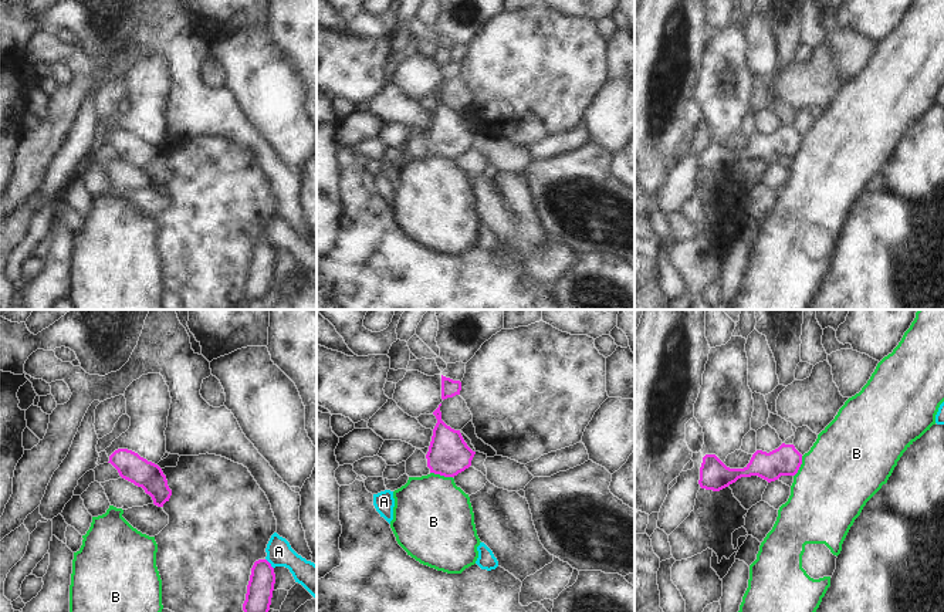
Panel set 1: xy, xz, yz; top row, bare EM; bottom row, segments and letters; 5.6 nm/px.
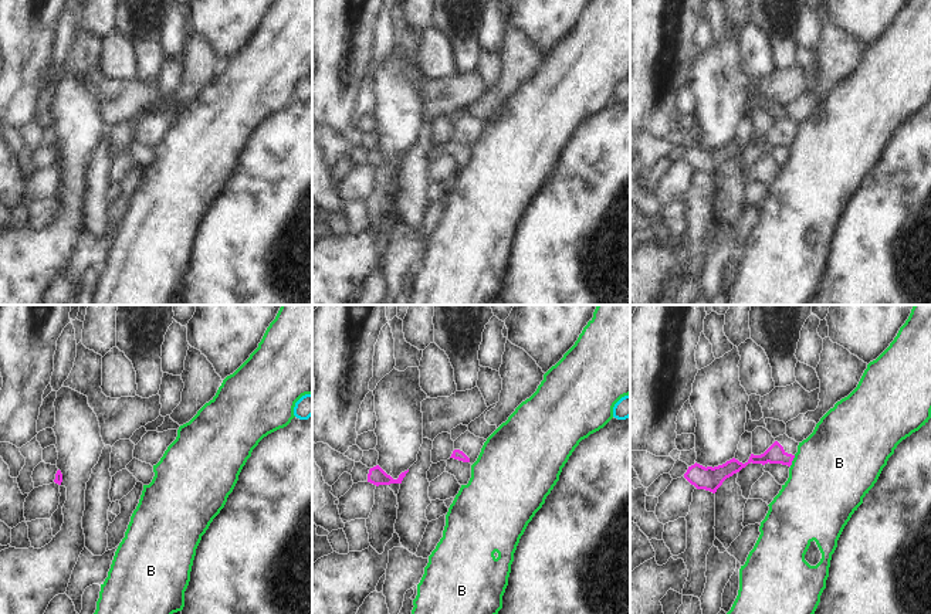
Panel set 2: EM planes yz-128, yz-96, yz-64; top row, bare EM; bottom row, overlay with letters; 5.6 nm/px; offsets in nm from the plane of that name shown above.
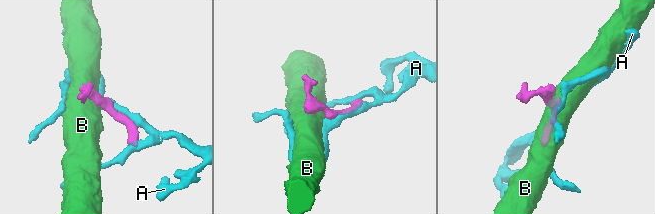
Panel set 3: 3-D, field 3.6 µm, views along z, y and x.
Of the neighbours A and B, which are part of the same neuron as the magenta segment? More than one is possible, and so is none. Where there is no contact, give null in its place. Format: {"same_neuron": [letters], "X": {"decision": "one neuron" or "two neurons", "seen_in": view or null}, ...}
{"same_neuron": [], "A": {"decision": "two neurons", "seen_in": "xy"}, "B": {"decision": "two neurons", "seen_in": "xz"}}

